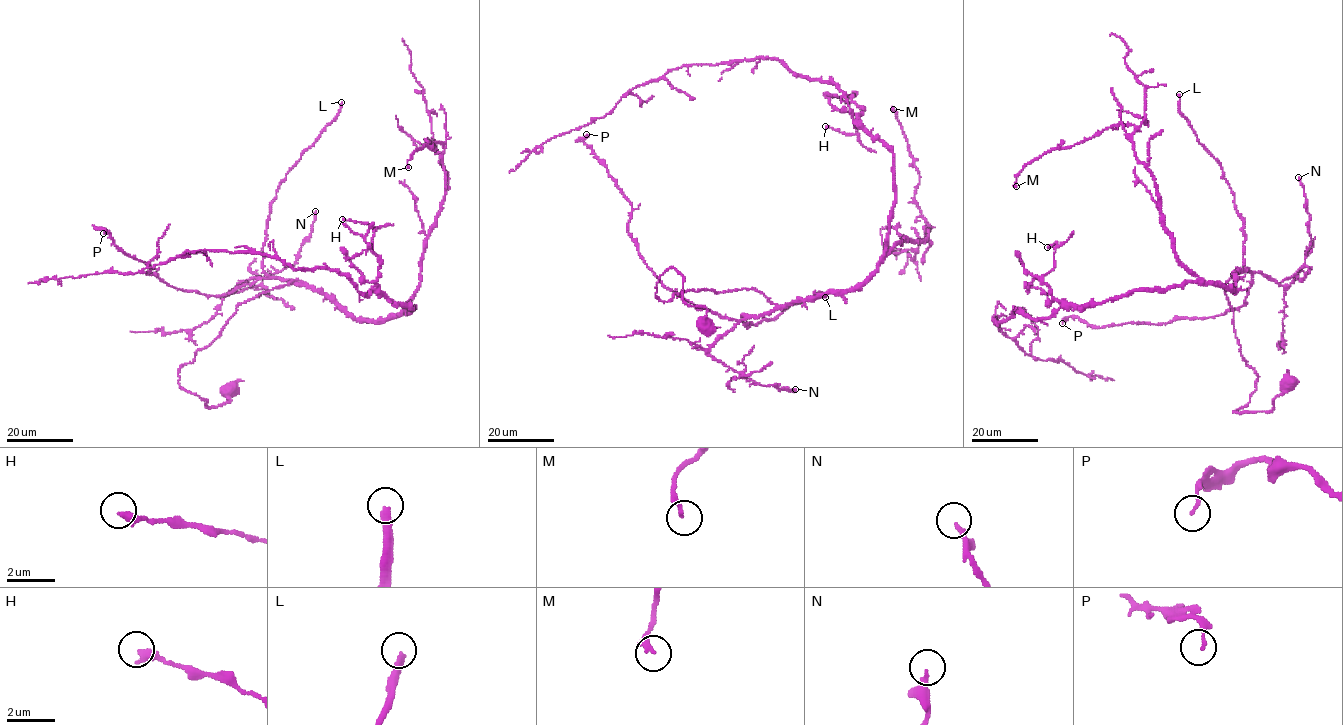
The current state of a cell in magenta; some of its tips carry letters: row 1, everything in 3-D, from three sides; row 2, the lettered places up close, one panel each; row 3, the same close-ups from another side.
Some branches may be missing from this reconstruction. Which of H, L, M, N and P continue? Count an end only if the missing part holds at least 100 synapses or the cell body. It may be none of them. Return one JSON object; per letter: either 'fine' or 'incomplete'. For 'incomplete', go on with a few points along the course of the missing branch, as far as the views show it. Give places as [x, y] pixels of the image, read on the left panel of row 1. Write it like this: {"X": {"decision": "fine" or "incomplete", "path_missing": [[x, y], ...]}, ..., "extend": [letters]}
{"H": {"decision": "fine"}, "L": {"decision": "incomplete", "path_missing": [[341, 102], [349, 91], [360, 88], [353, 83], [346, 87], [268, 72], [262, 50]]}, "M": {"decision": "fine"}, "N": {"decision": "fine"}, "P": {"decision": "fine"}, "extend": ["L"]}

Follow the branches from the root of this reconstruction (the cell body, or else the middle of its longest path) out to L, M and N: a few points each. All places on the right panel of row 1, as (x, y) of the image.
L: (1289, 384), (1271, 410), (1233, 412), (1258, 378), (1223, 288), (1236, 268), (1247, 271), (1243, 222), (1179, 94)
M: (1289, 384), (1233, 412), (1258, 378), (1223, 288), (1238, 268), (1234, 291), (1178, 259), (1121, 124), (1016, 186)
N: (1289, 384), (1271, 410), (1233, 412), (1258, 376), (1223, 288), (1237, 267), (1293, 281), (1311, 243), (1298, 177)

